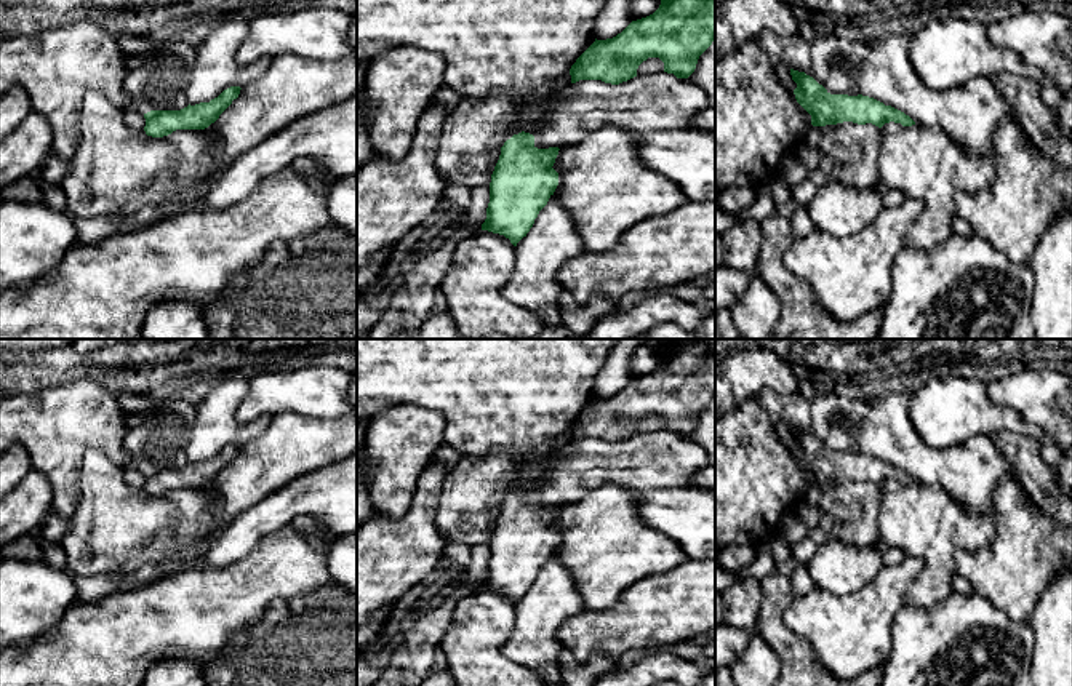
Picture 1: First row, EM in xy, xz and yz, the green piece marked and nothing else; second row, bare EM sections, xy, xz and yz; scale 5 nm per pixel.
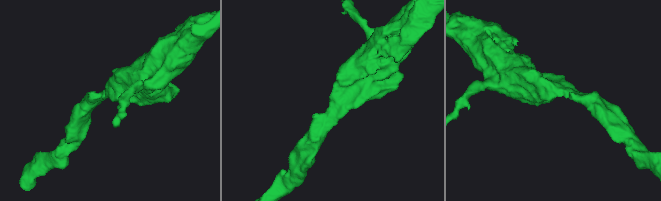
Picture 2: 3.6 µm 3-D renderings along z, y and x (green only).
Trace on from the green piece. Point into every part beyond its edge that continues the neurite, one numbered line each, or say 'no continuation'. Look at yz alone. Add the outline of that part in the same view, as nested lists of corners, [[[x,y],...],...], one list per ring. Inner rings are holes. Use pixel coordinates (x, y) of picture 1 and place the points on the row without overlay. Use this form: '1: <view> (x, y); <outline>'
no continuation

